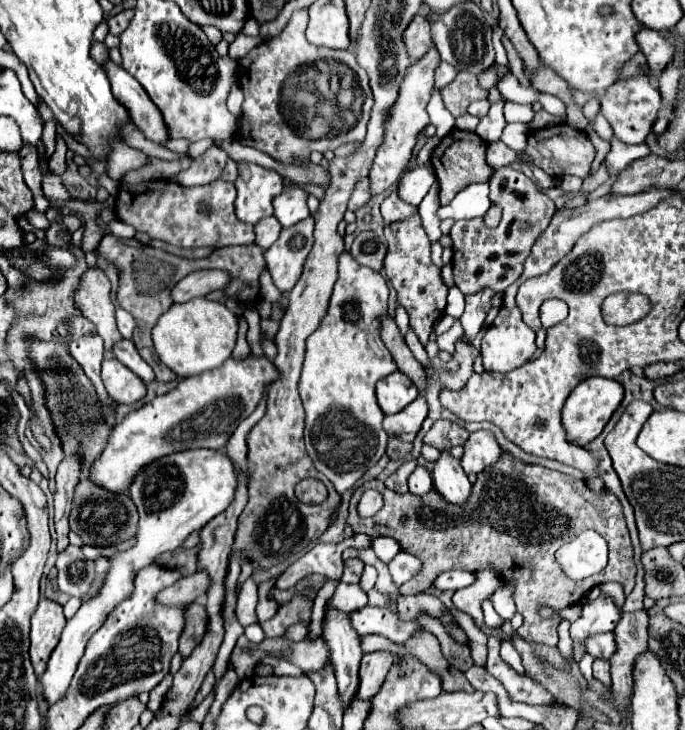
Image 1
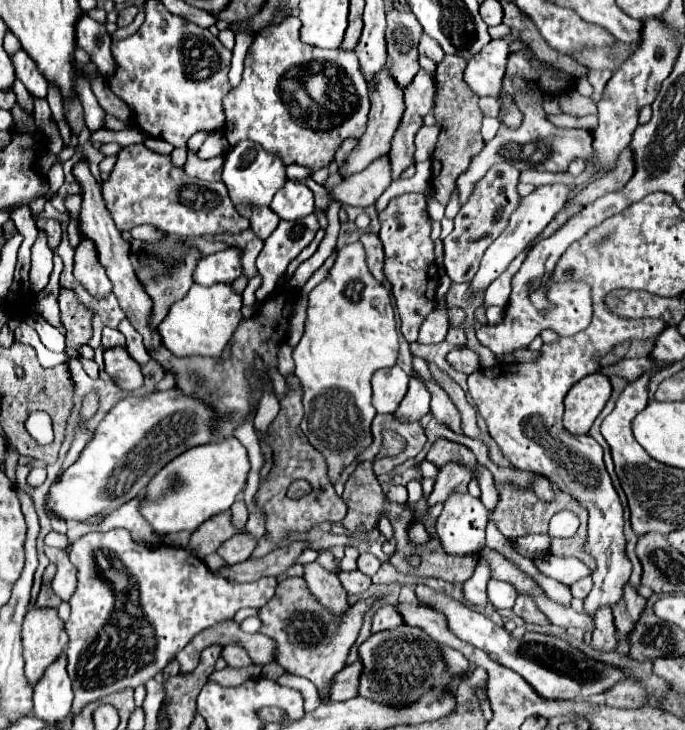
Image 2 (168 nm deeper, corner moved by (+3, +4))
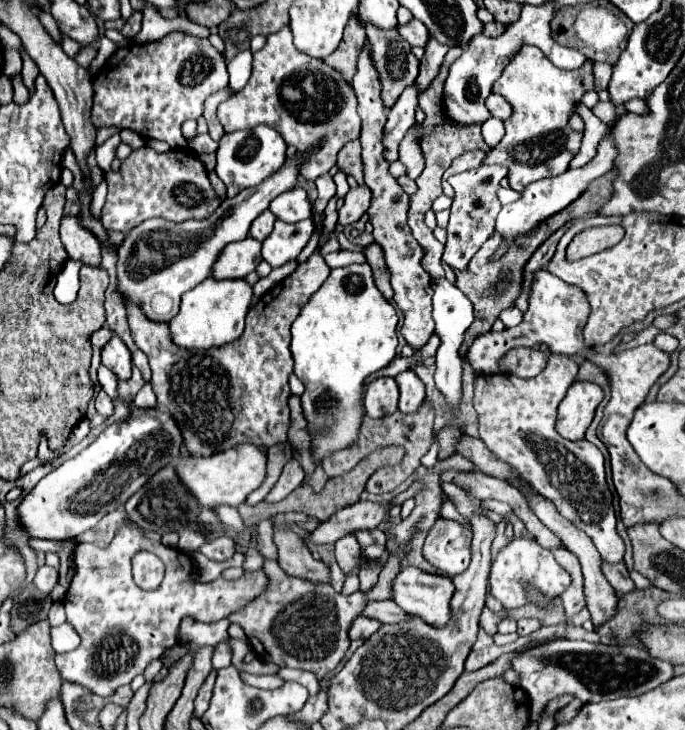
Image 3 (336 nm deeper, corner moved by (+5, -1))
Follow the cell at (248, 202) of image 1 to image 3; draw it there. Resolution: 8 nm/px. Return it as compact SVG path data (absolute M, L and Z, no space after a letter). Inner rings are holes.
M258 126L250 132L238 130L232 134L224 134L216 154L218 154L216 174L226 184L228 198L234 198L238 192L252 188L254 184L260 184L262 180L266 180L268 176L272 176L274 172L278 172L284 166L286 142L282 140L282 136L278 136L278 132L274 132L274 128Z

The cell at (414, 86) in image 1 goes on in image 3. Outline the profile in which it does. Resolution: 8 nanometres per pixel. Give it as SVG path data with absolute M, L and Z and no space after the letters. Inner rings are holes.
M366 186L350 188L348 194L344 196L344 206L338 212L338 222L346 226L360 220L362 214L366 214L366 210L370 208L370 200L372 200L370 188Z

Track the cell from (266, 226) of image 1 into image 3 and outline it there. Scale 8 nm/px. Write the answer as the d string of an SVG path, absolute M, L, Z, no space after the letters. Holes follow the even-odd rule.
M270 210L262 212L262 214L258 216L258 220L254 220L254 224L252 224L252 228L250 228L250 236L256 238L258 242L264 242L264 238L272 232L274 222L276 222L276 216L274 216Z

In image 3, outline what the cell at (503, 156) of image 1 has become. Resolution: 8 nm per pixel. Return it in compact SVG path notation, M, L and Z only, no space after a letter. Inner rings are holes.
M522 46L504 68L500 80L492 86L492 92L500 94L512 106L512 116L504 122L504 138L496 148L492 148L482 164L506 166L510 188L518 192L522 192L530 182L564 174L582 146L584 134L574 132L568 126L568 118L586 90L594 90L592 62L586 62L578 70L560 70L540 48Z

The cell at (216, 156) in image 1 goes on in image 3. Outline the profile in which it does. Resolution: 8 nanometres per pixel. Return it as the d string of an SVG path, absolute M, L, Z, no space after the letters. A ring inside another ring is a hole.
M202 134L202 136L196 136L190 142L190 150L194 154L210 154L210 152L216 152L218 150L218 142L214 142L210 138L210 134Z

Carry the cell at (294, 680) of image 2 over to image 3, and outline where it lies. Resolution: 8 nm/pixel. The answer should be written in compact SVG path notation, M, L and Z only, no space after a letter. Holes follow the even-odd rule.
M242 674L242 680L250 686L256 686L256 688L264 690L274 690L280 688L284 684L282 678L278 676L254 676L254 674Z

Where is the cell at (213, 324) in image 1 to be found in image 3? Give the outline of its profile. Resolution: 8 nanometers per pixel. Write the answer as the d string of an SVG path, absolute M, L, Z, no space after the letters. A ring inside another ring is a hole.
M206 278L182 296L180 312L168 322L172 342L188 350L220 348L234 342L244 330L244 316L252 300L252 286L244 280L214 280Z

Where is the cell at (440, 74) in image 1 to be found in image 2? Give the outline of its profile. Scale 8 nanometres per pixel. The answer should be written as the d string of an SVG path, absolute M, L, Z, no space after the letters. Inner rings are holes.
M422 33L418 49L420 49L420 53L422 53L422 55L430 57L434 63L440 63L440 61L442 61L442 57L444 57L442 47L440 47L440 45L438 45L438 43L436 43L432 37L428 37L426 33Z

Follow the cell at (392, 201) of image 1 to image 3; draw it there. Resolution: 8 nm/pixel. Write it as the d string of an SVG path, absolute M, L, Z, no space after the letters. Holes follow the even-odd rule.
M430 38L430 44L426 44L424 50L426 50L426 54L420 60L420 74L418 74L416 82L414 82L418 92L424 92L430 86L430 82L436 78L436 74L440 70L440 64L442 64L446 52L448 52L448 48L438 44L434 38Z

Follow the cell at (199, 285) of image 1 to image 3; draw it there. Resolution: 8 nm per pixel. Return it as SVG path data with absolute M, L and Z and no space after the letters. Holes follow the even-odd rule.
M246 238L226 246L214 262L212 278L216 280L238 280L246 274L254 272L254 268L262 262L260 242L254 238Z

